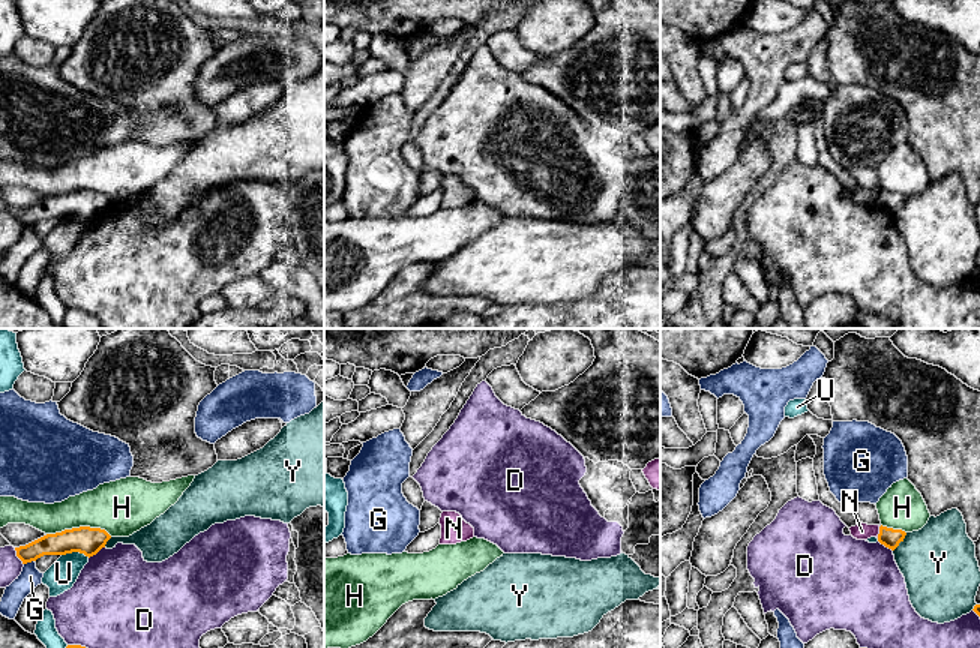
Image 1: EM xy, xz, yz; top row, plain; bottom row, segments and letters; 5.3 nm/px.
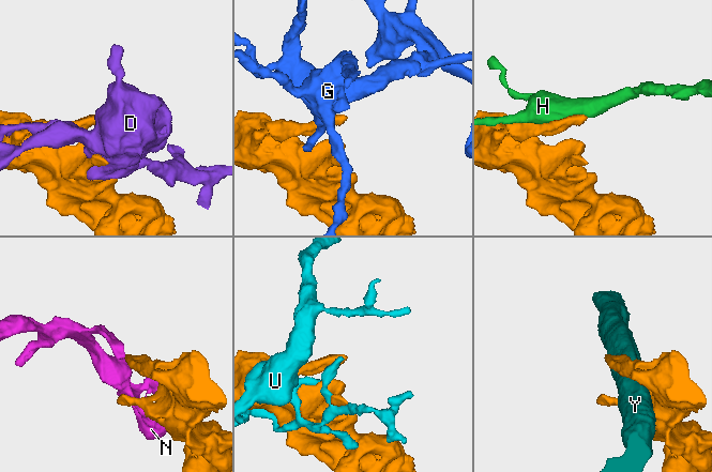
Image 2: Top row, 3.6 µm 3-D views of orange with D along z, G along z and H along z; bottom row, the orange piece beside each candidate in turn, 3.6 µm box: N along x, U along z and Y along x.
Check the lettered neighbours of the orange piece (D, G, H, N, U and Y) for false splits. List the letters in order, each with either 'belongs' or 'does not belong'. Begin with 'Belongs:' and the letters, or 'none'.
Belongs: none
D: does not belong
G: does not belong
H: does not belong
N: does not belong
U: does not belong
Y: does not belong

